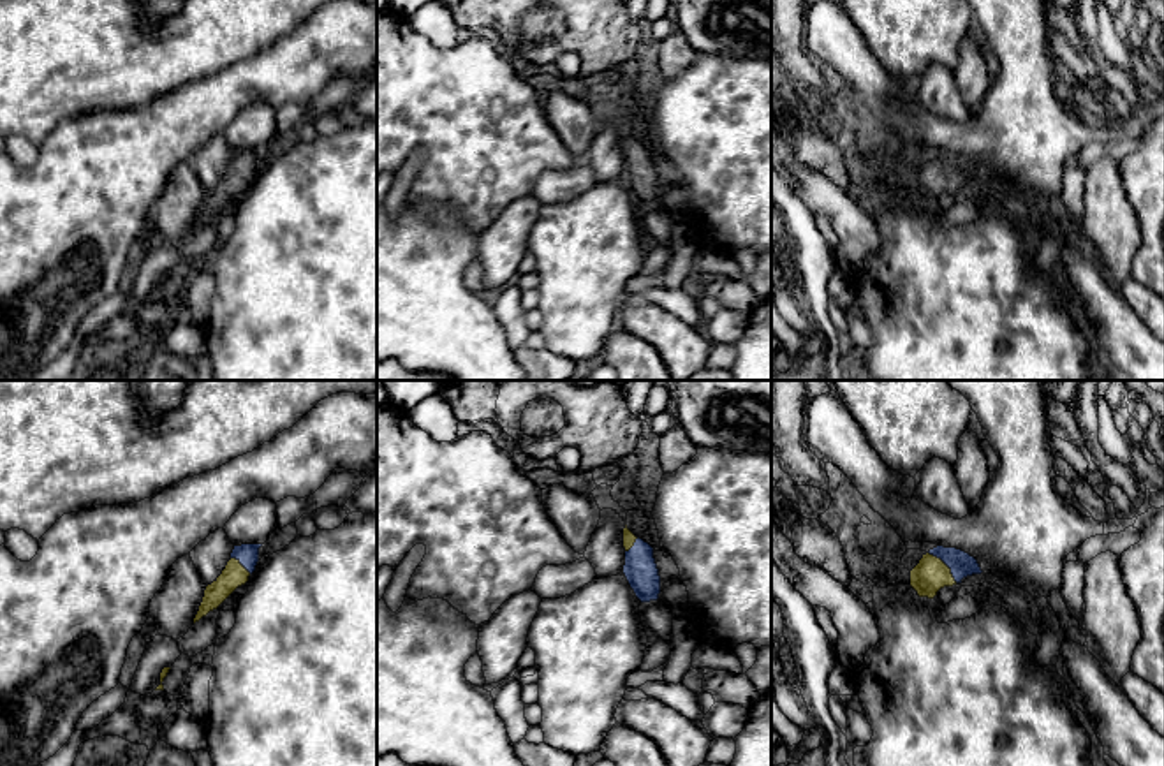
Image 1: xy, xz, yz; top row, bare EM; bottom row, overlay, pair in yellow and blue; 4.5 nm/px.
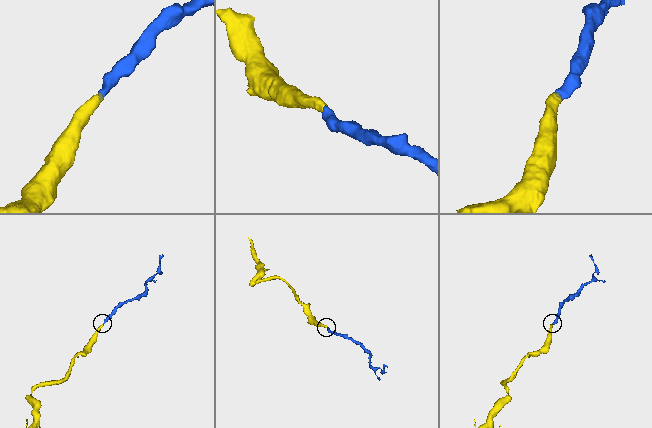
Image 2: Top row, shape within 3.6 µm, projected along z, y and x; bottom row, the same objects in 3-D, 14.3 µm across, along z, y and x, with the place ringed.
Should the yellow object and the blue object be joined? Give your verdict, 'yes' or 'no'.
yes

